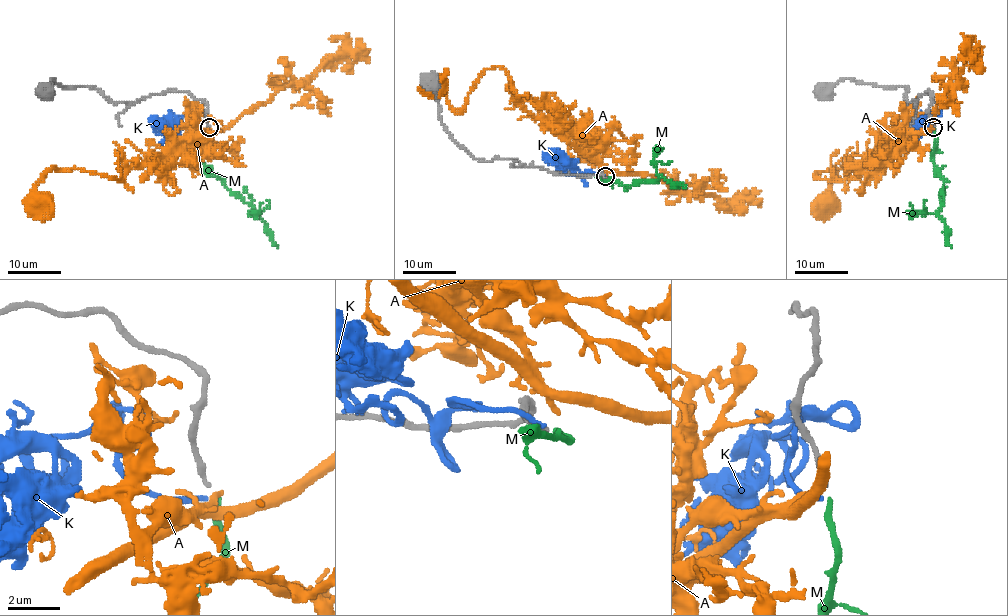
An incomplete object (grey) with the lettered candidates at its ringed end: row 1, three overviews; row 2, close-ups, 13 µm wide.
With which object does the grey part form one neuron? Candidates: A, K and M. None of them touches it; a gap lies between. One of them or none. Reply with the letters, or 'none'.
none

